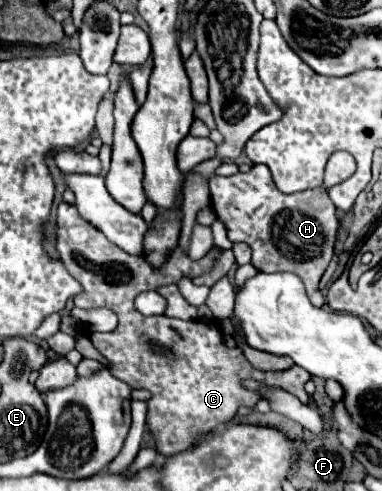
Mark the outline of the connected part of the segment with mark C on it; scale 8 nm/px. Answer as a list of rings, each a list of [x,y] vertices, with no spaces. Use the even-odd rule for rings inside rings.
[[[62,202],[60,204],[60,210],[58,210],[58,244],[56,244],[56,250],[58,250],[58,256],[62,258],[62,262],[66,264],[68,272],[84,286],[84,294],[80,294],[78,298],[74,298],[74,306],[78,308],[84,308],[84,310],[90,310],[90,308],[110,308],[116,316],[118,316],[118,326],[116,330],[112,332],[90,332],[88,338],[90,342],[94,344],[94,348],[110,362],[108,370],[110,374],[114,374],[114,378],[126,382],[128,386],[132,388],[138,388],[138,390],[148,390],[152,394],[150,400],[146,400],[148,404],[148,414],[146,414],[146,424],[156,440],[156,450],[164,456],[170,456],[170,454],[176,454],[176,452],[182,452],[186,448],[192,446],[192,440],[194,436],[202,434],[202,432],[210,432],[214,430],[216,426],[228,422],[236,410],[240,406],[248,406],[248,408],[254,408],[260,400],[260,394],[258,392],[250,392],[242,386],[244,380],[256,380],[256,382],[262,382],[266,386],[274,386],[274,388],[282,388],[290,394],[294,394],[302,404],[310,404],[312,398],[306,394],[304,390],[304,382],[310,378],[310,374],[306,370],[302,370],[300,366],[292,366],[288,370],[282,370],[282,372],[260,372],[260,370],[254,370],[250,366],[250,362],[246,362],[246,356],[242,352],[242,348],[228,348],[224,342],[222,342],[222,330],[218,328],[218,324],[214,320],[172,320],[168,316],[144,316],[136,310],[134,306],[134,298],[144,292],[144,290],[158,290],[160,286],[164,284],[174,284],[174,282],[180,282],[180,278],[196,278],[200,274],[206,274],[218,254],[222,254],[222,248],[218,246],[212,246],[212,250],[202,256],[200,260],[192,260],[190,256],[186,256],[182,252],[182,248],[174,248],[168,258],[164,260],[162,266],[158,266],[158,270],[148,262],[146,254],[142,256],[132,256],[132,254],[126,254],[120,246],[116,246],[114,242],[106,240],[106,236],[90,226],[90,222],[86,222],[74,204],[66,204]],[[172,328],[182,336],[182,338],[172,338]]]

